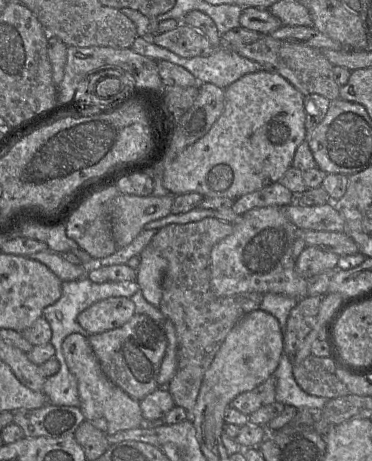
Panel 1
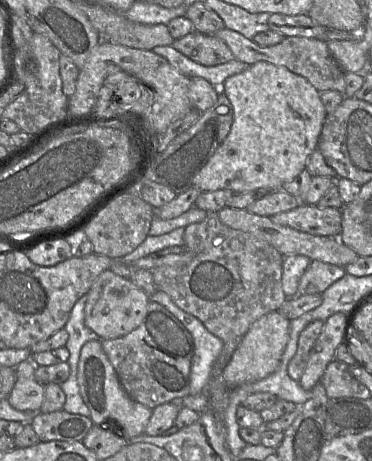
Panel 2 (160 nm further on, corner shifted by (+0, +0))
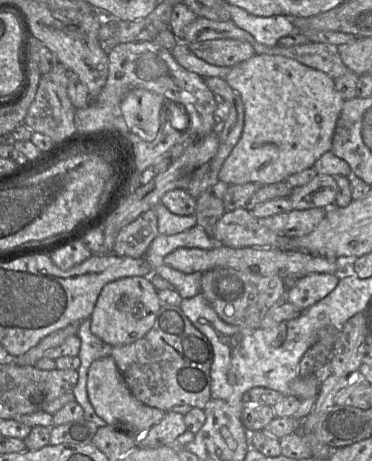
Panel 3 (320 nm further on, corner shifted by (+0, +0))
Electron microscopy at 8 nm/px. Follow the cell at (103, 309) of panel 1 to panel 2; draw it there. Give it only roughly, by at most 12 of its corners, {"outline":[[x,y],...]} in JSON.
{"outline":[[102,272],[87,293],[84,325],[102,340],[143,321],[149,297]]}

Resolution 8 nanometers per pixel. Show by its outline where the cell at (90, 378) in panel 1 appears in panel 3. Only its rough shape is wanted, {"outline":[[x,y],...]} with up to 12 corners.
{"outline":[[111,356],[91,363],[95,413],[138,439],[166,413],[133,396]]}

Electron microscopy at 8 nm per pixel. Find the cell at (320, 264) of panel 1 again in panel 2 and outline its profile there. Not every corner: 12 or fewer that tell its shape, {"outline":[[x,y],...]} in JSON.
{"outline":[[312,260],[297,295],[323,294],[345,267]]}

